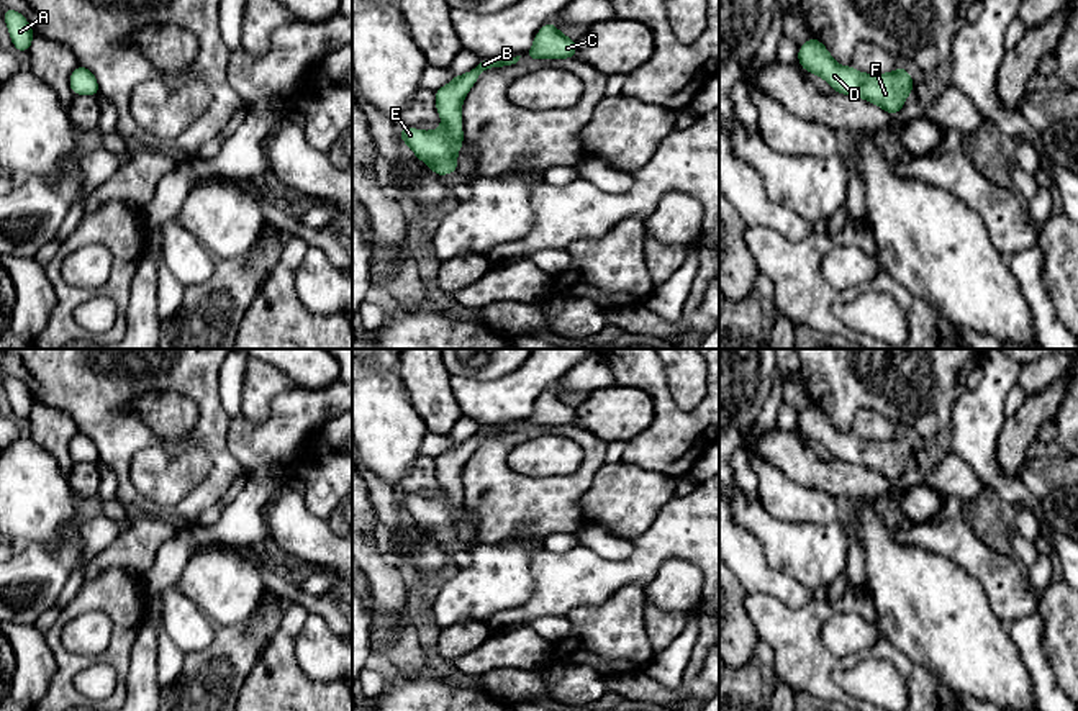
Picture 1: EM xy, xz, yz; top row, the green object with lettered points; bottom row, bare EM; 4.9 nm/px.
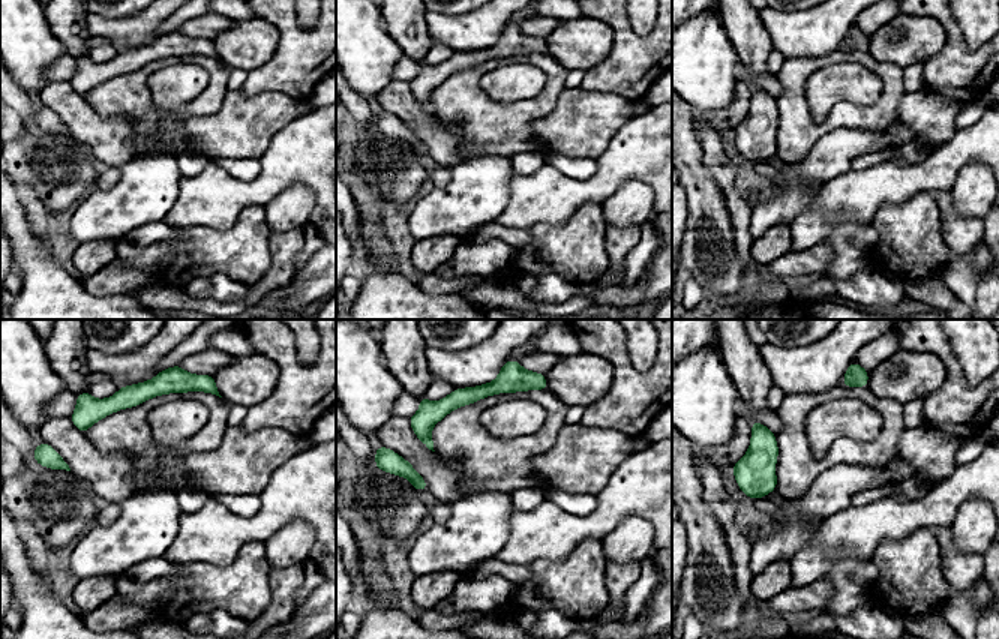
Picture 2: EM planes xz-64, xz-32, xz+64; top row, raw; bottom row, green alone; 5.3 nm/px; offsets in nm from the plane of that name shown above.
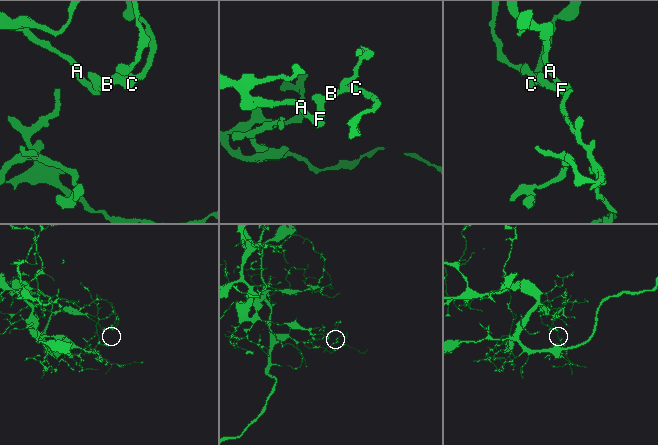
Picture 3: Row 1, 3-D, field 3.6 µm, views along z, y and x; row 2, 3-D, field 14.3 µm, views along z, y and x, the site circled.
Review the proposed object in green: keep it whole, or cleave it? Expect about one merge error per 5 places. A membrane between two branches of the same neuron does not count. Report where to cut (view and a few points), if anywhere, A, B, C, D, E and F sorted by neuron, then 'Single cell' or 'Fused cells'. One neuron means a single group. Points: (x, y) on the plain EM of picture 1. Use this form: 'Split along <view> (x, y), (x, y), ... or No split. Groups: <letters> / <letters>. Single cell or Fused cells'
No split. Groups: A B C D E F. Single cell

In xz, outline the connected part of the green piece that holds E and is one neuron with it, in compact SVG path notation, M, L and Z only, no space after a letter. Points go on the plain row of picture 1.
M521 423L496 428L482 426L475 436L464 442L452 442L446 454L434 457L436 477L442 487L442 493L433 498L418 495L398 495L401 509L406 509L439 544L457 539L457 521L464 511L462 500L462 469L485 436L511 432Z

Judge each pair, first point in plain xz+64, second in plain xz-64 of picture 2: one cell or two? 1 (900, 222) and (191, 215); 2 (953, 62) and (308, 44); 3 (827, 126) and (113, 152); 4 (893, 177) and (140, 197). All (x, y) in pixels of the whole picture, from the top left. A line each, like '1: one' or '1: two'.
1: two
2: one
3: two
4: two

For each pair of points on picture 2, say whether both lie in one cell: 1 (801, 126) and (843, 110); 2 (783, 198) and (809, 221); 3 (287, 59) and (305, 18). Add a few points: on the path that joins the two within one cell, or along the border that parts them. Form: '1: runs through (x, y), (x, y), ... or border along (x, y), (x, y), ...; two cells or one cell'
1: runs through (812, 128), (821, 128), (833, 120); one cell
2: border along (822, 186), (818, 198), (789, 224); two cells
3: border along (318, 15), (308, 27), (302, 27), (296, 21); two cells

